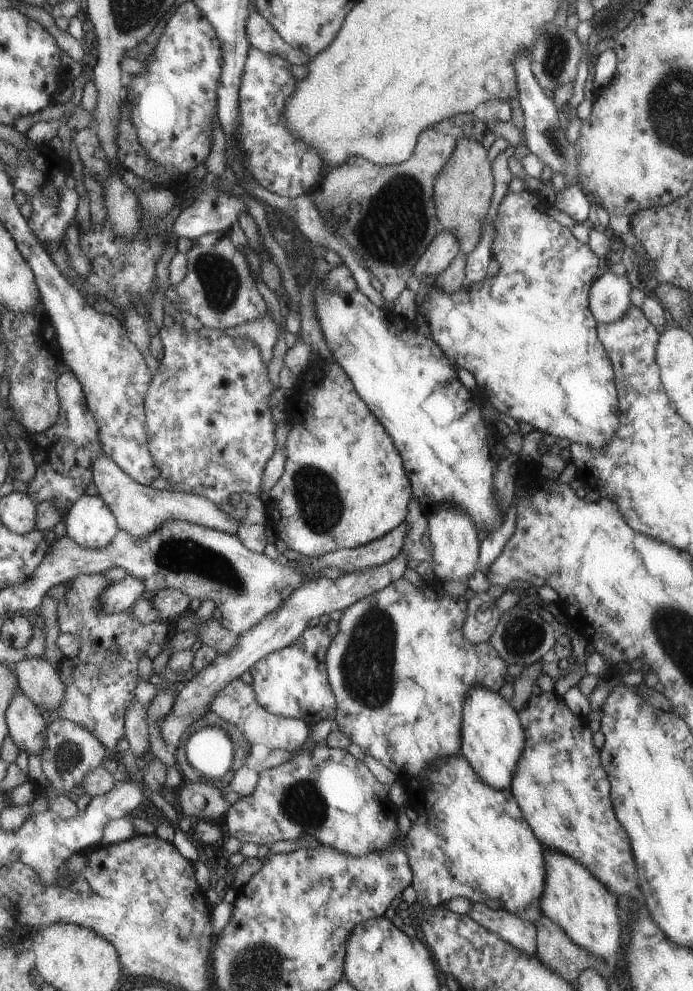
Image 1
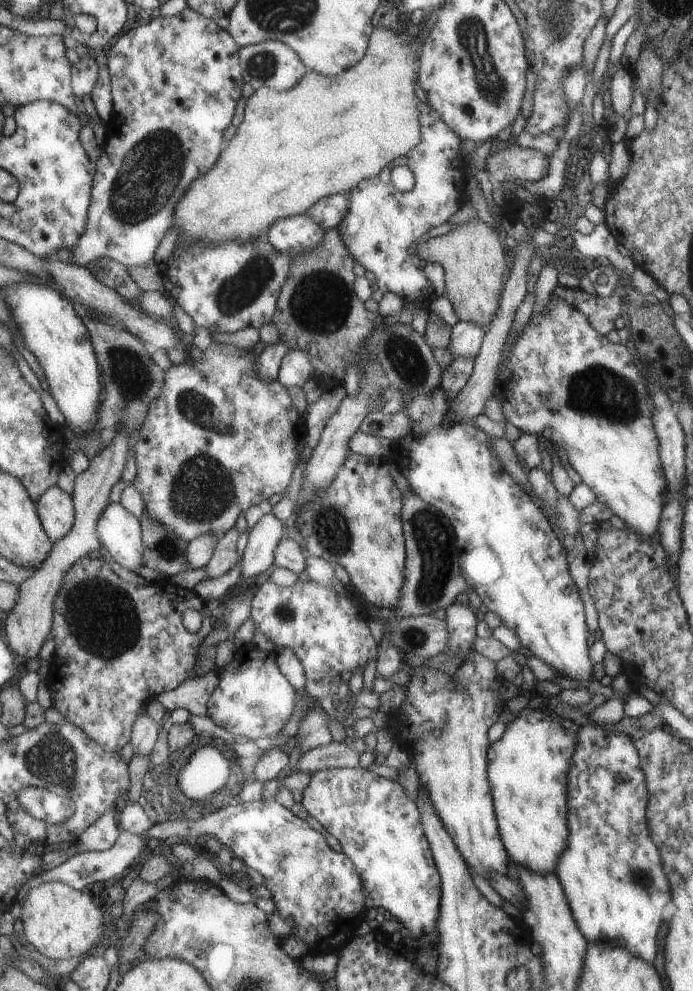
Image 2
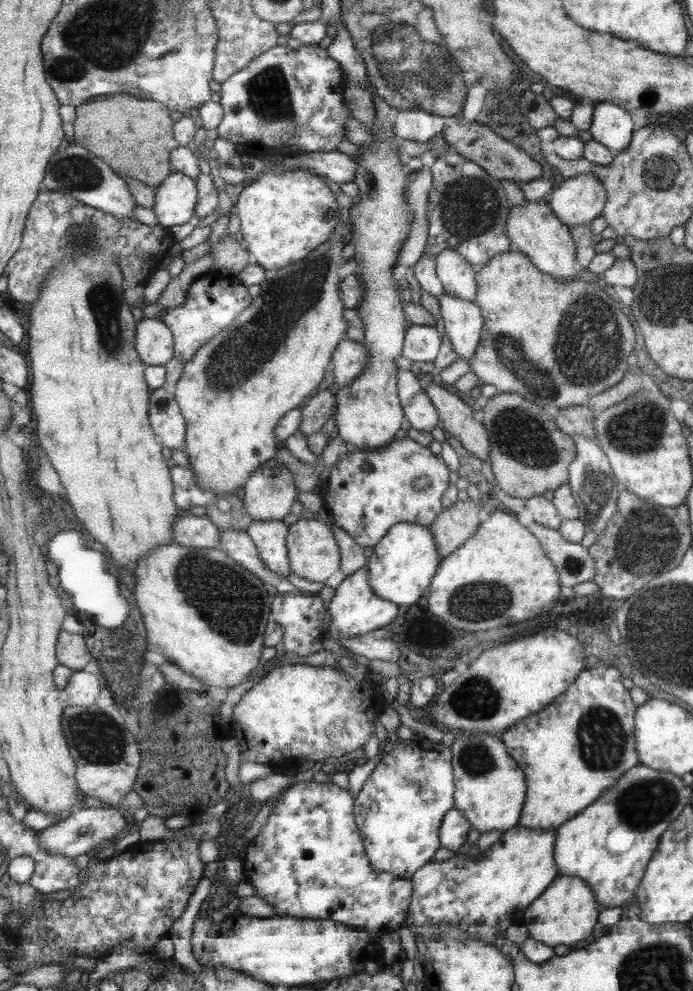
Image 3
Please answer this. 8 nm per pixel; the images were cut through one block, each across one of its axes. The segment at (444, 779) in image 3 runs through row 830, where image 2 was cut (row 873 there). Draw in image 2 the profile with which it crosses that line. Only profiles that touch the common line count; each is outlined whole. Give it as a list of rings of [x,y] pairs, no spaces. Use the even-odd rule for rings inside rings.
[[[354,767],[321,769],[312,773],[310,781],[301,791],[300,803],[309,816],[313,816],[340,844],[341,853],[352,859],[353,866],[359,872],[365,893],[365,908],[372,912],[378,907],[389,911],[403,927],[410,930],[417,942],[416,957],[418,965],[425,973],[436,972],[436,960],[439,957],[439,920],[440,873],[432,857],[431,844],[425,838],[423,824],[420,822],[419,808],[405,794],[397,781],[390,781],[371,771]]]

